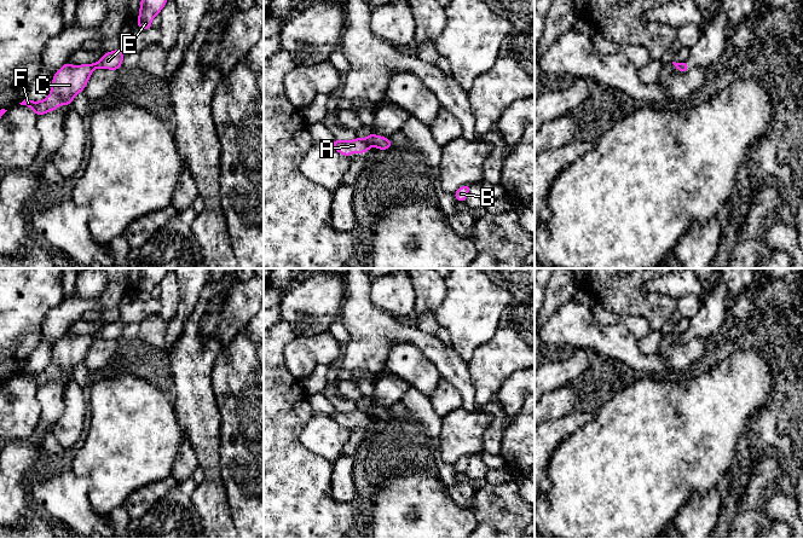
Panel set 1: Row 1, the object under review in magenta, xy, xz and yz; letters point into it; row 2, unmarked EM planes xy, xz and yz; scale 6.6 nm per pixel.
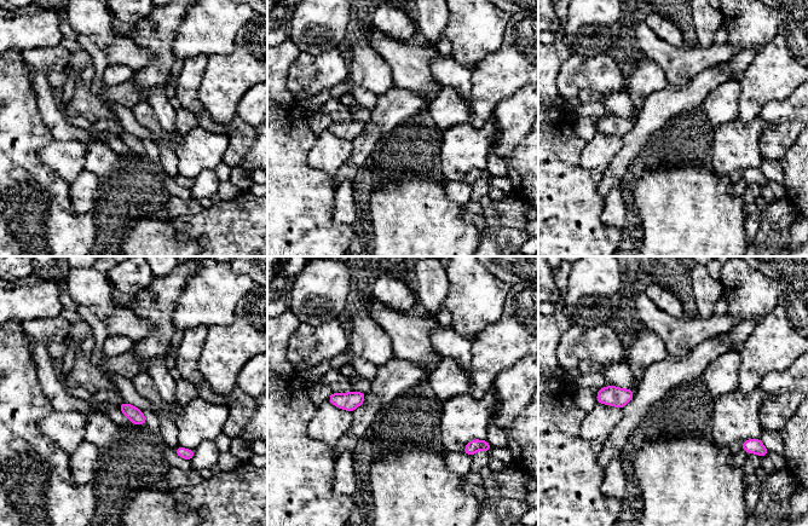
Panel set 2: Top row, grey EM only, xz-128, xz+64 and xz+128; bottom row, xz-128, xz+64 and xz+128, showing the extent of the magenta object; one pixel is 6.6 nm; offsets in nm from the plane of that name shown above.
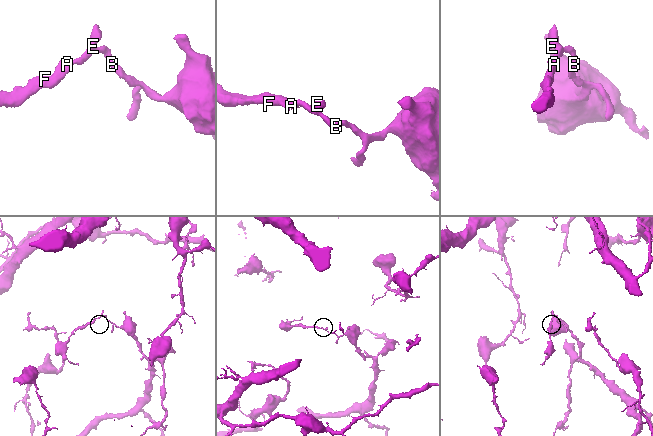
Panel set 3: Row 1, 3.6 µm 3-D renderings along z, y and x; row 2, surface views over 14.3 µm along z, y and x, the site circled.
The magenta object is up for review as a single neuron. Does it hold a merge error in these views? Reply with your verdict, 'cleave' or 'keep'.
cleave

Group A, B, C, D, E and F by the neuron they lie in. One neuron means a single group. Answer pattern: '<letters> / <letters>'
A C F / B D E

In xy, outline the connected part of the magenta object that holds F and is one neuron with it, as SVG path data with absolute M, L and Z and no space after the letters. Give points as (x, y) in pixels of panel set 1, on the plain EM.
M68 332L54 344L51 364L42 372L31 372L24 370L21 376L33 379L37 388L50 383L62 375L71 377L73 369L83 361L86 354L94 341L93 335L73 337Z

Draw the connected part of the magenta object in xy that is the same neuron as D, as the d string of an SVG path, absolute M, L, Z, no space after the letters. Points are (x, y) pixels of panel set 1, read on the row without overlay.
M121 319L105 324L100 331L96 332L94 338L104 338L110 341L119 341L121 338L121 334L123 326L126 324L121 321Z

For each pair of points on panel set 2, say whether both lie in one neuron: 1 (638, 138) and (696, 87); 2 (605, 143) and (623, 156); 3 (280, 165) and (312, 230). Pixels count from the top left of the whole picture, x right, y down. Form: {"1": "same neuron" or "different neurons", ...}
{"1": "same neuron", "2": "different neurons", "3": "same neuron"}

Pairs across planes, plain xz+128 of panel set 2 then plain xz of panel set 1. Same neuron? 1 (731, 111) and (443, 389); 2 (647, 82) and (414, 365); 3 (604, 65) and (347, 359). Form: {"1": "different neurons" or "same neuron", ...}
{"1": "same neuron", "2": "different neurons", "3": "different neurons"}

